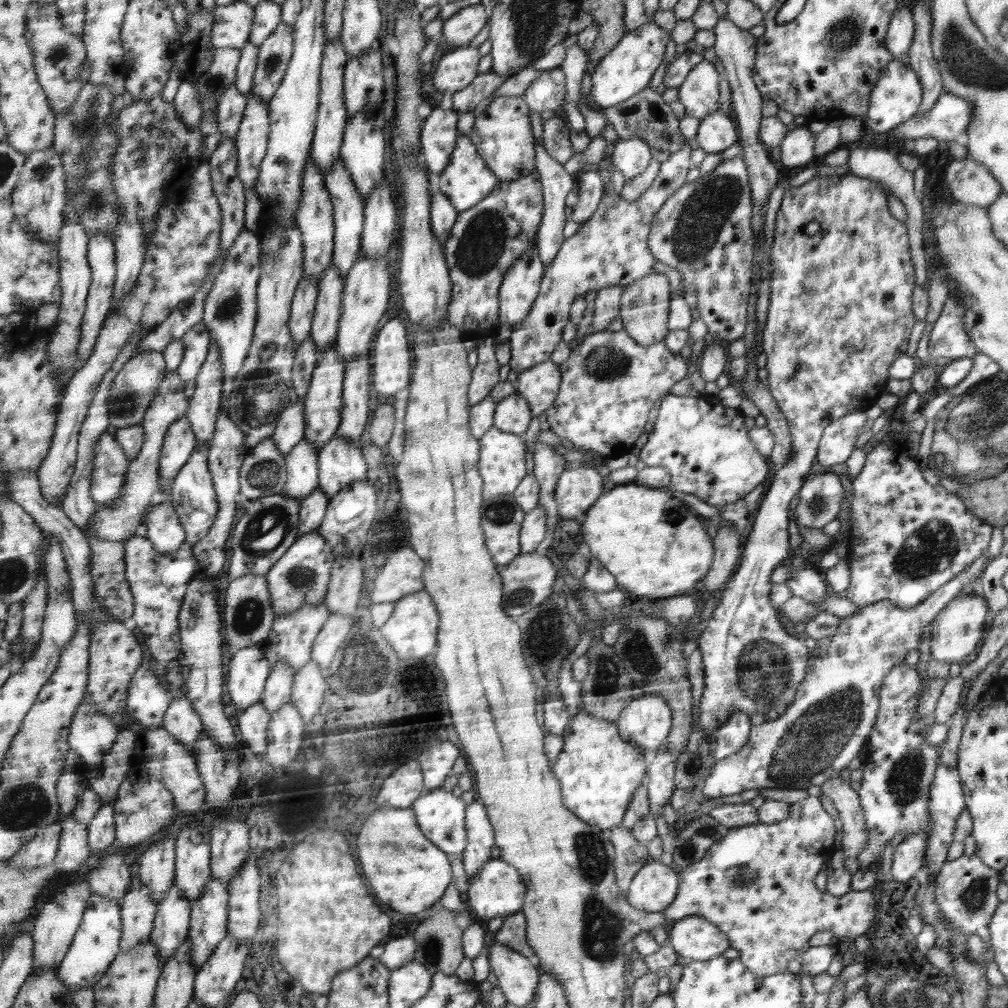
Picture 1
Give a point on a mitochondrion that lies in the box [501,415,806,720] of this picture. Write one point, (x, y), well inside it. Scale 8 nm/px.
(762, 667)

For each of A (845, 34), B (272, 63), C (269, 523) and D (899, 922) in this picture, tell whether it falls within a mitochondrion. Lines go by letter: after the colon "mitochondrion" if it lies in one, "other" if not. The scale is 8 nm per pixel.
A: mitochondrion
B: mitochondrion
C: mitochondrion
D: other

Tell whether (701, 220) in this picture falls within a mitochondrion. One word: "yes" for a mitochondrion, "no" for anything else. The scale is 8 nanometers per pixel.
yes

